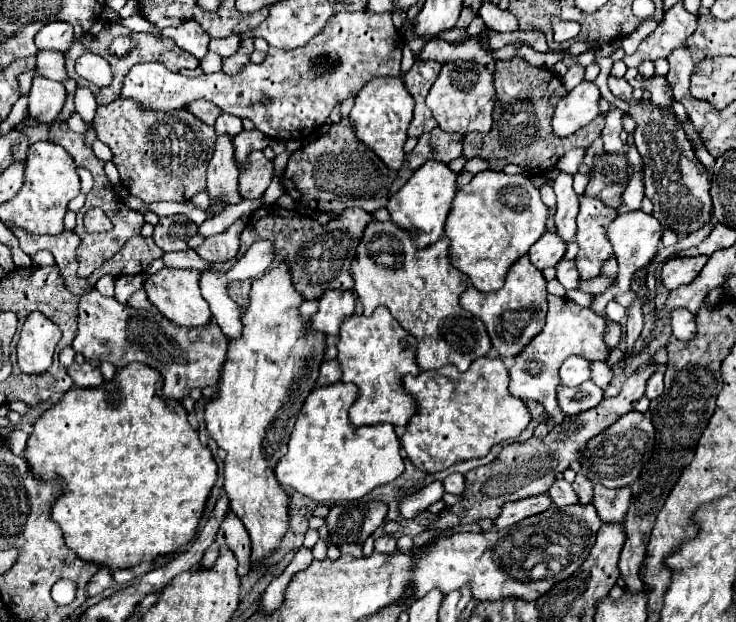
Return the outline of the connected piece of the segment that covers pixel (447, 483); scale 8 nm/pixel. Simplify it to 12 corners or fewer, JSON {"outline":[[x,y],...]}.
{"outline":[[452,473],[444,479],[446,493],[462,495],[464,475]]}

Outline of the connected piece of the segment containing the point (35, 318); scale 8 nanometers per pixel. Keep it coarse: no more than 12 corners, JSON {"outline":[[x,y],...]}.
{"outline":[[40,311],[26,317],[16,363],[28,375],[52,365],[60,329]]}

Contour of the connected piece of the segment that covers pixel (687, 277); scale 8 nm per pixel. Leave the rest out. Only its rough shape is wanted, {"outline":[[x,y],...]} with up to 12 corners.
{"outline":[[672,257],[662,267],[666,289],[692,283],[708,257]]}

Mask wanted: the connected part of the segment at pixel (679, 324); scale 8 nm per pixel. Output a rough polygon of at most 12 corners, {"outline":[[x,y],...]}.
{"outline":[[672,311],[672,333],[680,341],[692,339],[696,321],[690,311]]}

